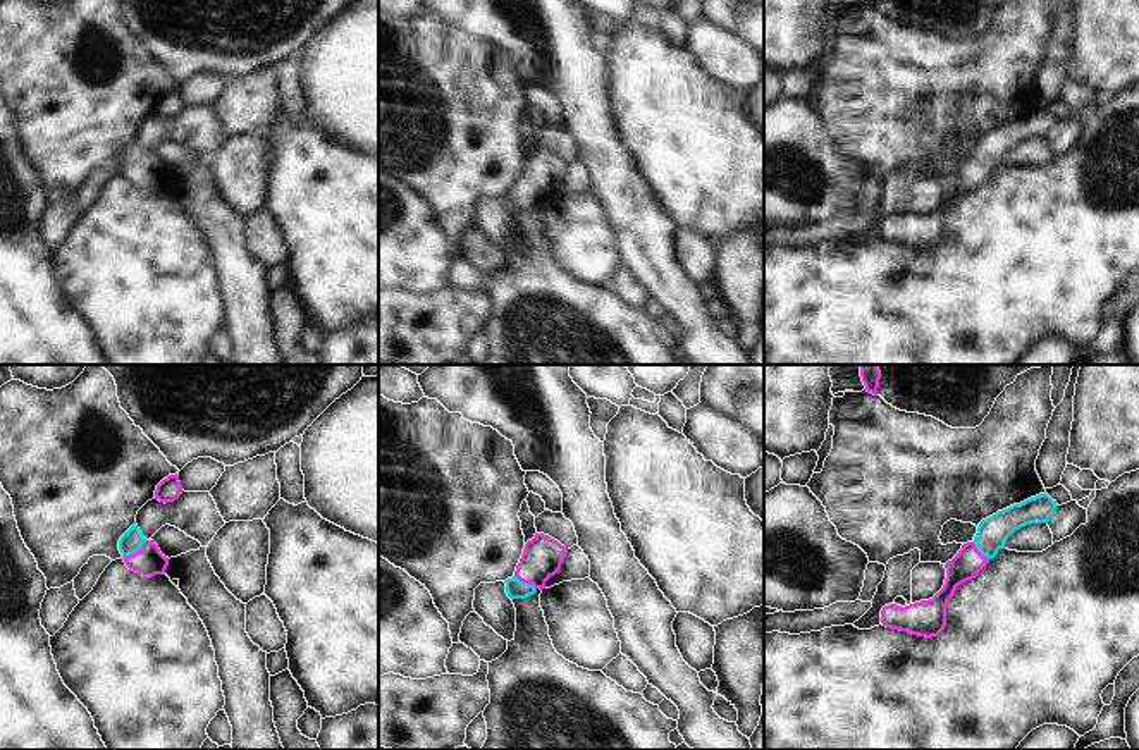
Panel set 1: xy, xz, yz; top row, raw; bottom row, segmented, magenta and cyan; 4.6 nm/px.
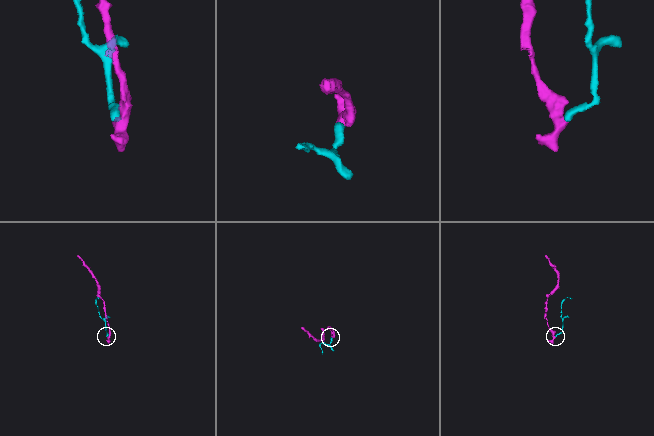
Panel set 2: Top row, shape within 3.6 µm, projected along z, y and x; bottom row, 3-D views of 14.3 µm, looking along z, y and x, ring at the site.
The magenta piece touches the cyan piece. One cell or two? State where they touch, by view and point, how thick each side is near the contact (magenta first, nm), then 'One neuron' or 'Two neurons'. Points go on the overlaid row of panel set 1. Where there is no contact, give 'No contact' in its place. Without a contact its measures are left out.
Touches magenta at xy (135, 553). Thickness 140 nm (magenta) against 100 nm. One neuron

